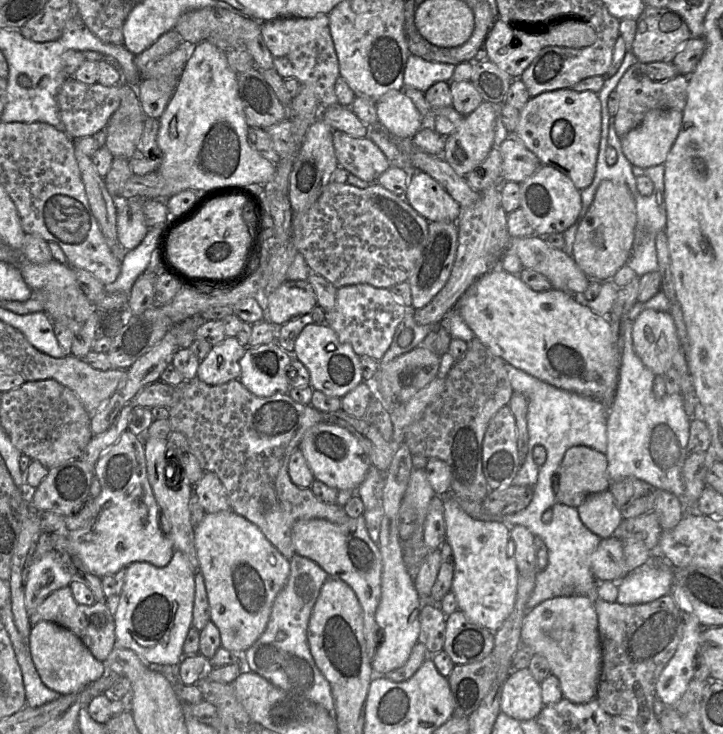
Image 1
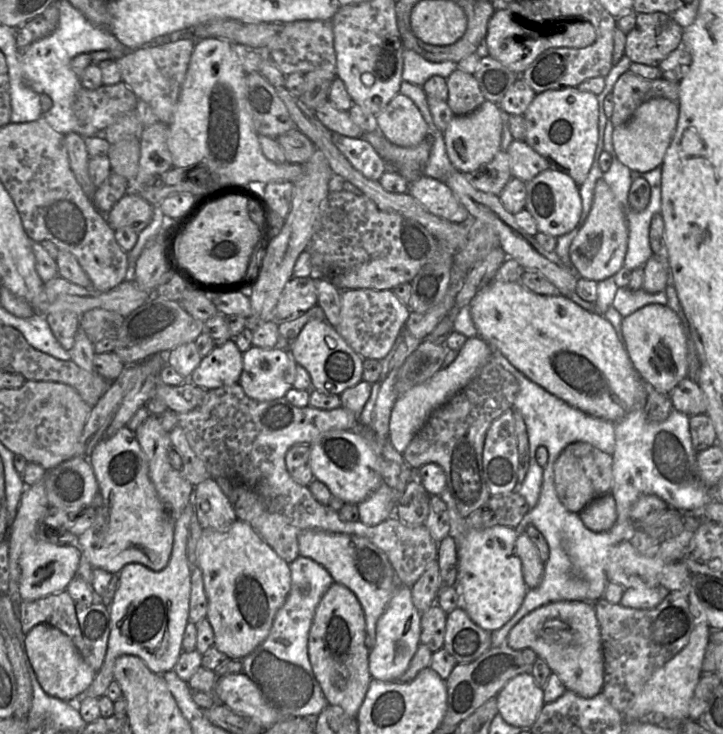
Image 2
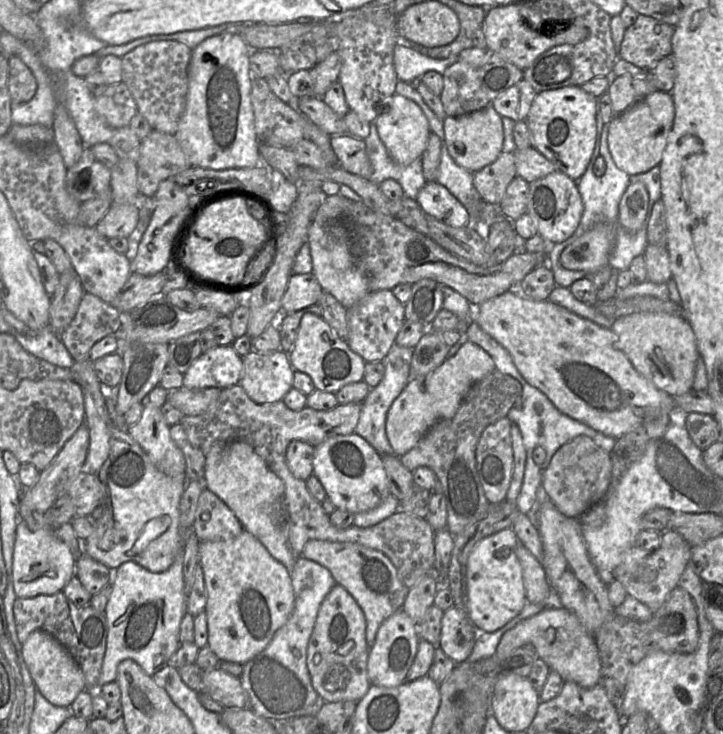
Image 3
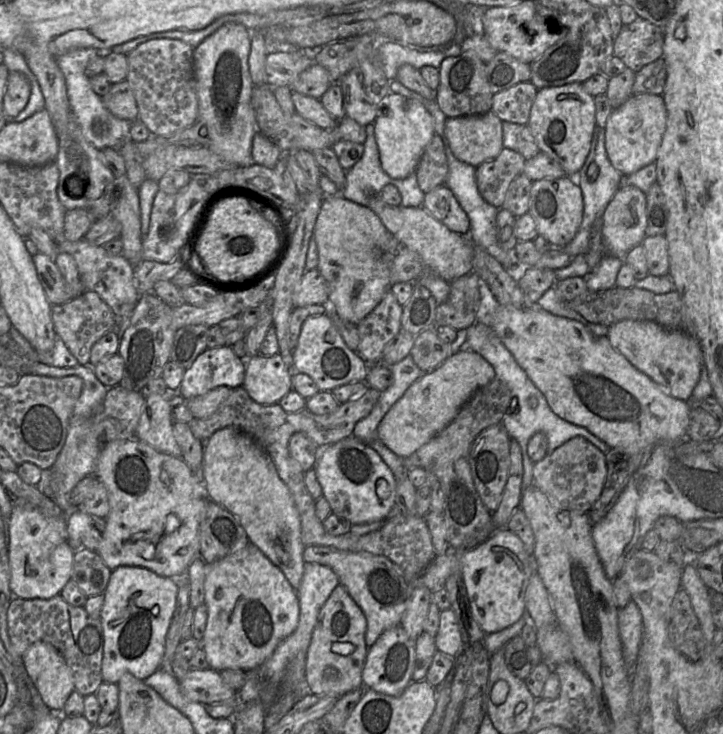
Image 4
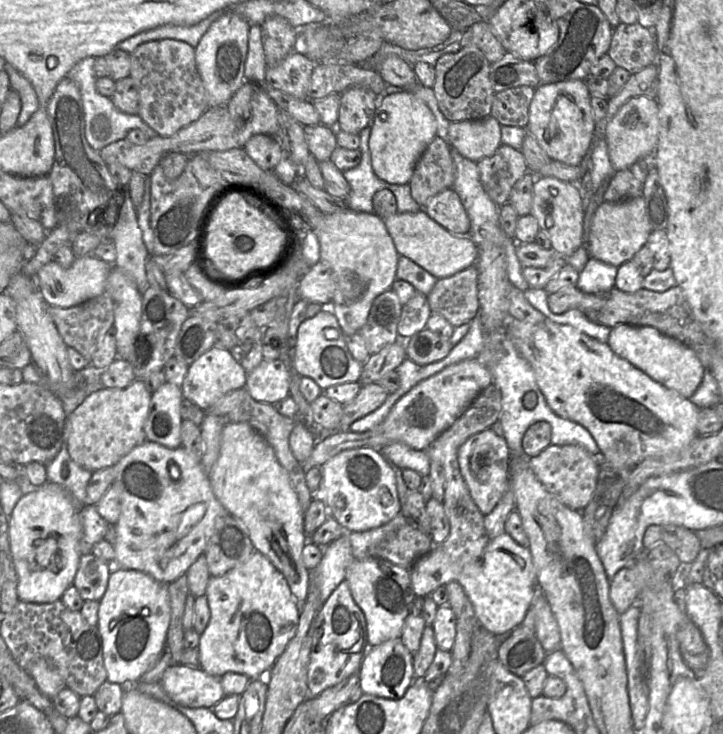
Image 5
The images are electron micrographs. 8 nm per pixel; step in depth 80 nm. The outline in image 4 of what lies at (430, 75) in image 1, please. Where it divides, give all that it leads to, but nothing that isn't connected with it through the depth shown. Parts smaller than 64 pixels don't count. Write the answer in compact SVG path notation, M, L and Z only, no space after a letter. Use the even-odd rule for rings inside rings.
M386 42L377 48L386 77L391 82L396 79L401 65L409 64L420 70L423 66L438 68L446 57L461 55L461 45L455 44L445 51L422 53L394 42Z

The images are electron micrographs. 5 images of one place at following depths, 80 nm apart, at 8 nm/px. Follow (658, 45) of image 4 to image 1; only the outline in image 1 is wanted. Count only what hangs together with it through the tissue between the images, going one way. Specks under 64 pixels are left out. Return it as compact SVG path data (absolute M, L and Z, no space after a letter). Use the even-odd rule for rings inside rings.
M647 6L636 21L636 35L630 51L642 63L672 61L683 44L691 38L685 20L667 8Z

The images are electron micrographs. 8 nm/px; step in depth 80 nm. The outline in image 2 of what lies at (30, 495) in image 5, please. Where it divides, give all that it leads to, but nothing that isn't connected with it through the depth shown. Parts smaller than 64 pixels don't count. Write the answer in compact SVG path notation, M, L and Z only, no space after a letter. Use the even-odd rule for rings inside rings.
M42 539L25 548L20 557L21 575L19 594L22 601L34 601L53 593L66 590L76 576L79 566L79 552L74 547L58 546Z

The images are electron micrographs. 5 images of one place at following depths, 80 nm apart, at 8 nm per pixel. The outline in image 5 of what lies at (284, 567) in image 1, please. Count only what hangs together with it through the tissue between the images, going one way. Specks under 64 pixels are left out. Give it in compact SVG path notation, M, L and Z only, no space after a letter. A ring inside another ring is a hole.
M255 550L240 566L222 576L211 576L205 595L210 609L210 619L200 635L197 647L200 668L217 677L221 677L226 672L241 673L250 679L265 677L294 637L302 607L293 597L283 574L265 555Z

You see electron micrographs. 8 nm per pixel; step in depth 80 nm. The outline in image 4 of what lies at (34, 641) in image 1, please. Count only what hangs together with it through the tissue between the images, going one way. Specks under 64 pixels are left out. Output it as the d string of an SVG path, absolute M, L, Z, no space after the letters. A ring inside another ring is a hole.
M37 641L24 653L23 661L44 703L50 709L62 710L75 689L72 672L62 655L51 644Z

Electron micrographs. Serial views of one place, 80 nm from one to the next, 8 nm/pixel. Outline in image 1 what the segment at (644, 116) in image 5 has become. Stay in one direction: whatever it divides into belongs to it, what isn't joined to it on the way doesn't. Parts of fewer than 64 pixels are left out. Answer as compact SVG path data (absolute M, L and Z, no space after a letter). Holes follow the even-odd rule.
M653 109L647 112L641 124L621 138L622 151L633 166L649 168L664 164L682 123L682 112L676 109Z

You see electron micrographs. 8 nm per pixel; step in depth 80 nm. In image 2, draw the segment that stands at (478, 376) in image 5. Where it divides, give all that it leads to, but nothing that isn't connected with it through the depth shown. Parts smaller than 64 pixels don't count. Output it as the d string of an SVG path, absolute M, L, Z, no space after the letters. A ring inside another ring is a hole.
M479 336L468 338L456 359L447 368L441 368L431 378L399 396L391 411L389 422L389 440L395 450L403 454L413 437L425 425L431 413L464 388L491 357L491 347L485 340Z

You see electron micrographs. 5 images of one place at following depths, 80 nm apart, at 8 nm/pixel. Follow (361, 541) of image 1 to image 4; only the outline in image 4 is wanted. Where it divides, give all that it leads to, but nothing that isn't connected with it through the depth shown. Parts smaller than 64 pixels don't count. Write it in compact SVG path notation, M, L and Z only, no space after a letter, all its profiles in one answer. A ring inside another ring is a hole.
M310 545L304 548L303 559L305 562L328 566L336 573L340 584L346 588L366 617L367 647L371 647L384 631L401 624L413 585L406 580L401 569L387 557L368 552L350 552Z

